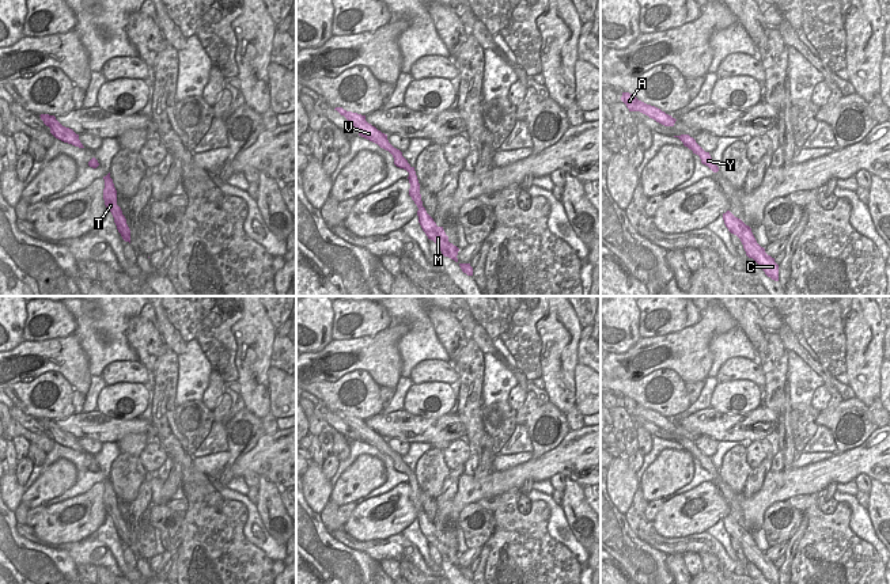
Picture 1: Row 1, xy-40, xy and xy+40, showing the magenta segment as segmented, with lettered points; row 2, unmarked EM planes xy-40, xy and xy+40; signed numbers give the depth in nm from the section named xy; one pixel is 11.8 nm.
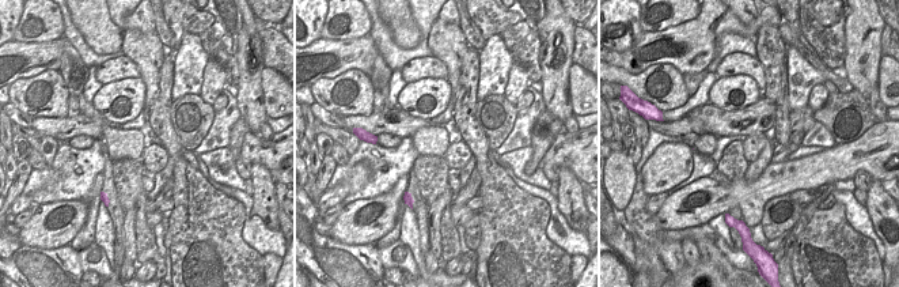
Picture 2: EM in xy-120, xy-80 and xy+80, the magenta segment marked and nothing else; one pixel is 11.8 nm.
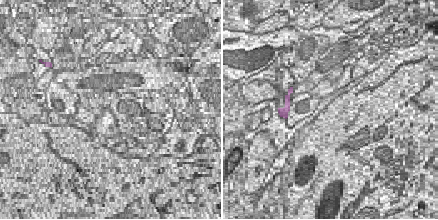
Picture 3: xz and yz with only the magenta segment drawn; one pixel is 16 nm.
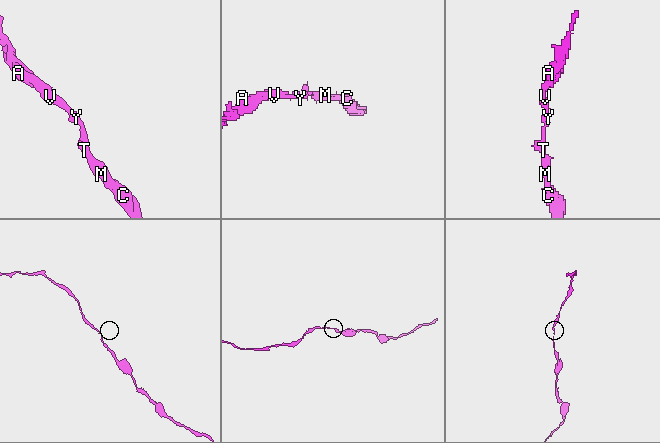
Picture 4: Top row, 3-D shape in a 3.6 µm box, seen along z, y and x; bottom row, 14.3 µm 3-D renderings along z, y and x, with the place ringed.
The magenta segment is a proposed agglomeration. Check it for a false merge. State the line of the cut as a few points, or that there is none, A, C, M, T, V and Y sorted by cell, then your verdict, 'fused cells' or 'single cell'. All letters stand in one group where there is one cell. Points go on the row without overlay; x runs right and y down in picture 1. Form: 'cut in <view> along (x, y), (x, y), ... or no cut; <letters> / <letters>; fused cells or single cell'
no cut; A C M T V Y; single cell

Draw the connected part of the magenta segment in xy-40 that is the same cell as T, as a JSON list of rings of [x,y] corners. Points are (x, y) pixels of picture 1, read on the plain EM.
[[[110,477],[106,481],[103,481],[103,483],[105,483],[103,493],[105,509],[107,515],[113,519],[114,527],[122,543],[130,547],[130,534],[126,528],[126,523],[122,519],[121,512],[117,509],[117,494],[114,492],[113,483],[110,482]]]

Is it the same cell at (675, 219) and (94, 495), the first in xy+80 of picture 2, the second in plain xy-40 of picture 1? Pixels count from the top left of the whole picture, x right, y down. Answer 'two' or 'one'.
one

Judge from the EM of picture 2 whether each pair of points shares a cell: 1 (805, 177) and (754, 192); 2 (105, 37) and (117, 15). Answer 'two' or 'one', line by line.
1: one
2: two

